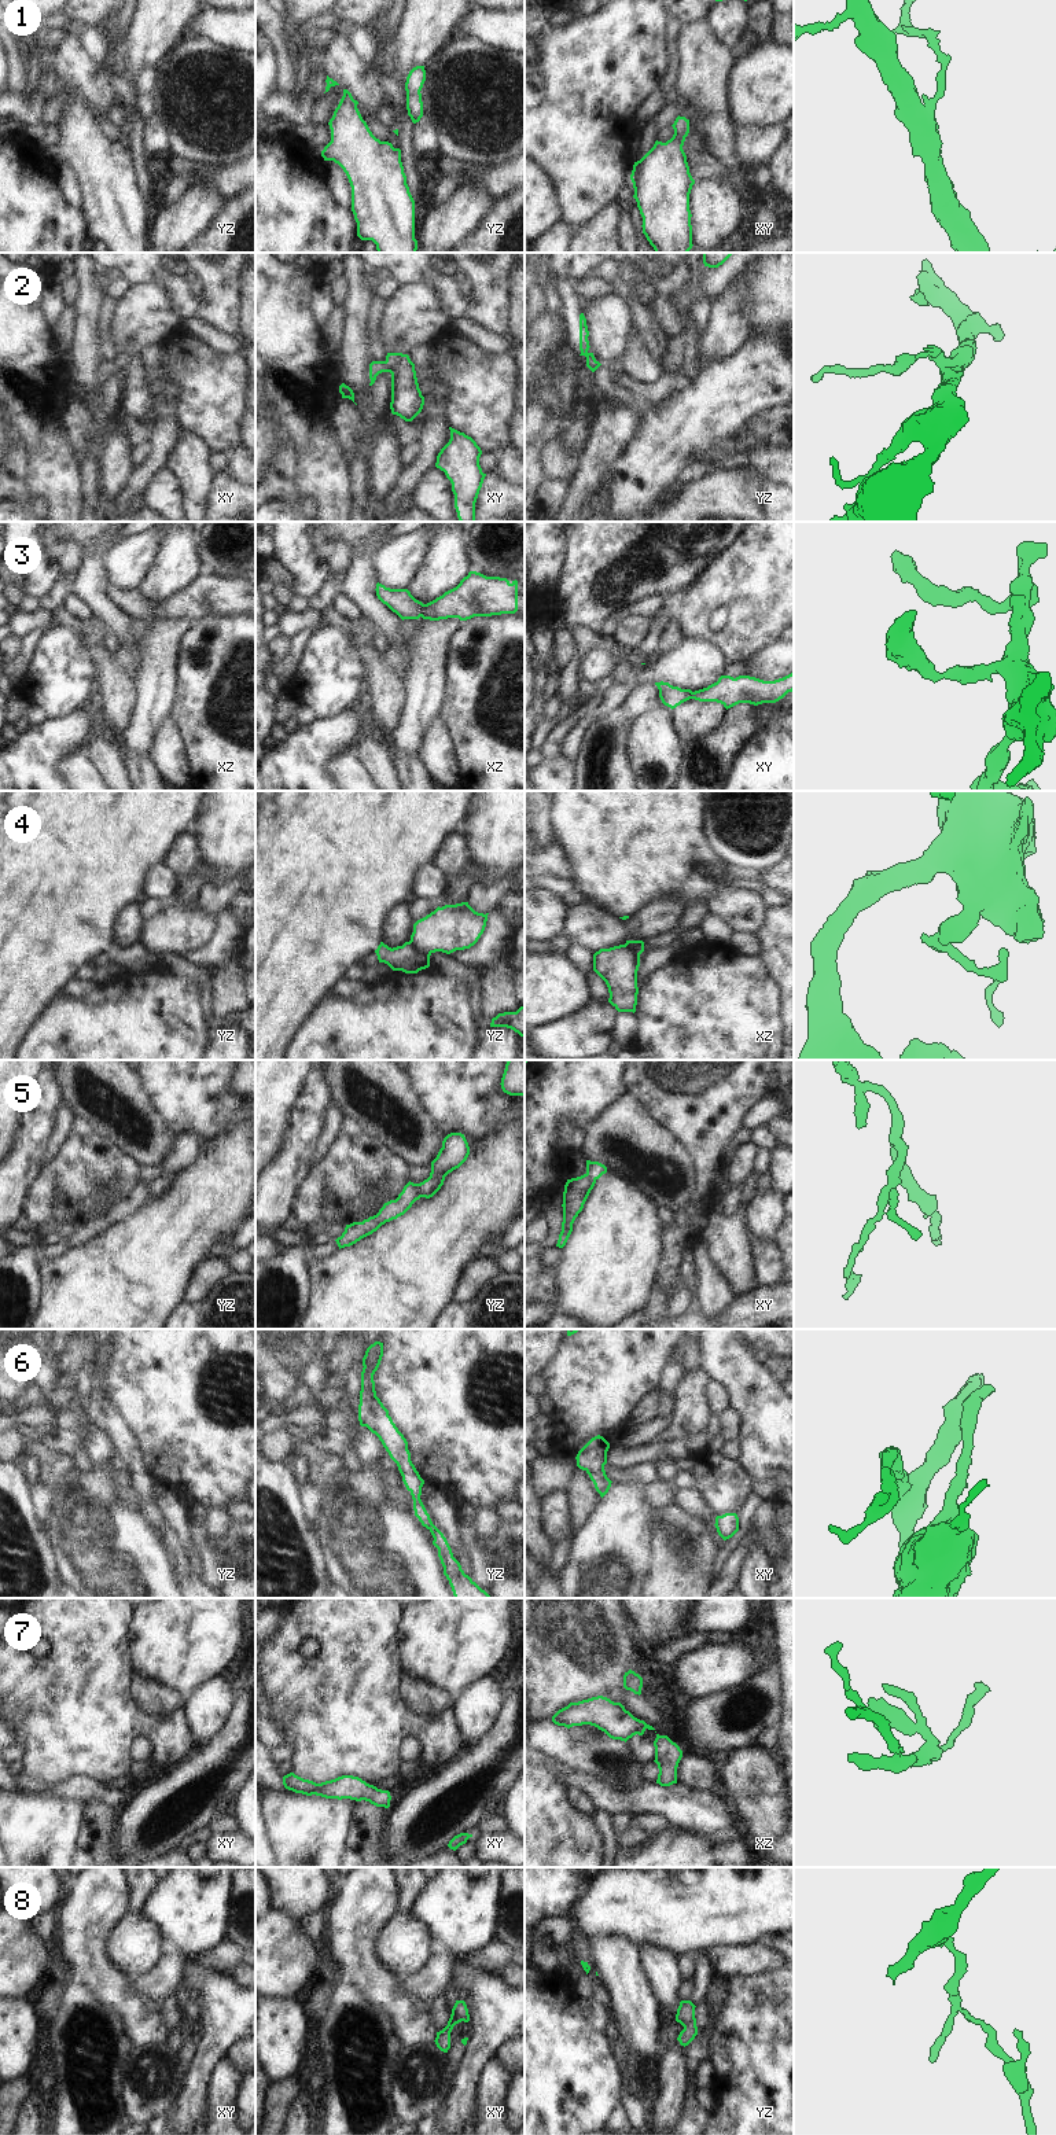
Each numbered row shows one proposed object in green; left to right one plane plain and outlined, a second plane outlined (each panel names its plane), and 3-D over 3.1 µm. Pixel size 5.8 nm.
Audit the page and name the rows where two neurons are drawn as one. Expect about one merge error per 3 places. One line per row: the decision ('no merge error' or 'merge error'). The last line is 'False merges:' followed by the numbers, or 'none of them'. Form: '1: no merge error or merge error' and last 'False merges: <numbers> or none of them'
1: no merge error
2: no merge error
3: no merge error
4: merge error
5: merge error
6: no merge error
7: no merge error
8: no merge error
False merges: 4, 5

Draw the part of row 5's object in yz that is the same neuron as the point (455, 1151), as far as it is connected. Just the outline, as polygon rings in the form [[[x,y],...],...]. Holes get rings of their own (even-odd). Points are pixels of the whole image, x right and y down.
[[[450,1133],[442,1141],[437,1157],[431,1162],[433,1177],[446,1177],[453,1170],[459,1168],[468,1157],[470,1146],[461,1133]]]

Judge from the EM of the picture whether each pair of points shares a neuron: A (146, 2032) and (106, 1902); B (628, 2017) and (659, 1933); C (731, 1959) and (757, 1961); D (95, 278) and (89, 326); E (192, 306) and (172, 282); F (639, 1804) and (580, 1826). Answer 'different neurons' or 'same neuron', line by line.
A: same neuron
B: different neurons
C: same neuron
D: same neuron
E: same neuron
F: different neurons

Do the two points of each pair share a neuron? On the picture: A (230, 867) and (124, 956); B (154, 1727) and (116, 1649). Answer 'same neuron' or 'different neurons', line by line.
A: different neurons
B: same neuron

